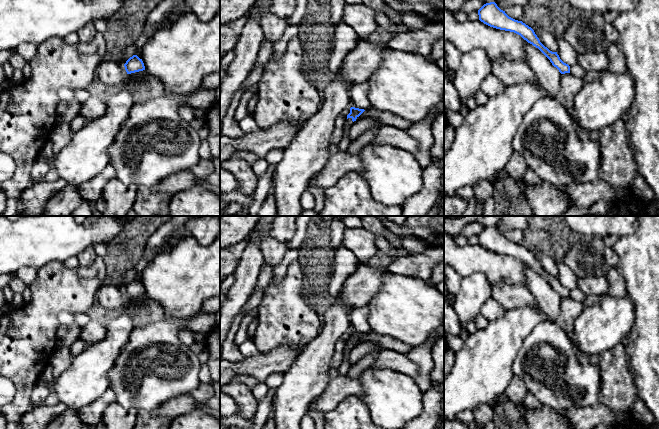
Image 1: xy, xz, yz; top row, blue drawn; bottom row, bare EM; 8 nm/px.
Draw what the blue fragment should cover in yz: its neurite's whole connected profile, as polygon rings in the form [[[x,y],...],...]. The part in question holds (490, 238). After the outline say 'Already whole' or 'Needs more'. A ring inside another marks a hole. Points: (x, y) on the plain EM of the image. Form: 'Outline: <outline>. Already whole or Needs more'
Outline: [[[495,226],[484,228],[478,234],[478,239],[479,244],[490,251],[520,259],[528,267],[538,272],[561,298],[570,297],[570,290],[560,283],[557,276],[552,276],[545,271],[531,251],[522,245],[509,241]]]. Already whole

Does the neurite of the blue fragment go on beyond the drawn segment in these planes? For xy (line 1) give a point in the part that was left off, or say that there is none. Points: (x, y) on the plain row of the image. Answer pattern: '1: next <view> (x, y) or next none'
1: next none

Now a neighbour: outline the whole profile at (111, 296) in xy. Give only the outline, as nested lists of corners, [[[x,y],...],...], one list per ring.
[[[108,280],[101,285],[96,294],[96,300],[108,310],[123,312],[126,299],[124,288]]]

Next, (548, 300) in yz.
[[[524,264],[524,274],[526,286],[537,301],[540,310],[548,321],[556,322],[562,298],[538,272],[526,264]]]

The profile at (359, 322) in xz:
[[[369,306],[353,308],[350,313],[351,330],[359,333],[368,333],[371,331],[368,322]]]

